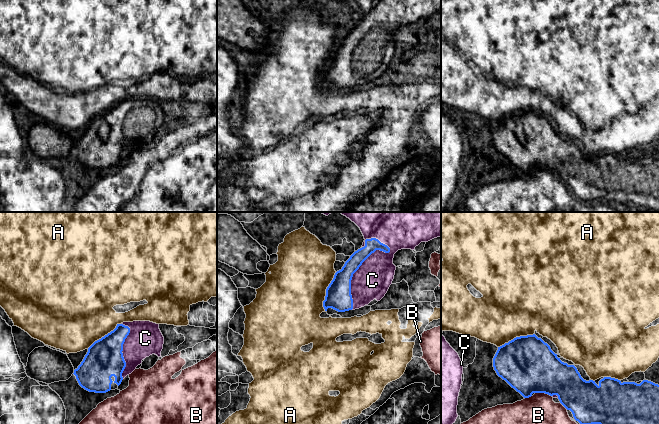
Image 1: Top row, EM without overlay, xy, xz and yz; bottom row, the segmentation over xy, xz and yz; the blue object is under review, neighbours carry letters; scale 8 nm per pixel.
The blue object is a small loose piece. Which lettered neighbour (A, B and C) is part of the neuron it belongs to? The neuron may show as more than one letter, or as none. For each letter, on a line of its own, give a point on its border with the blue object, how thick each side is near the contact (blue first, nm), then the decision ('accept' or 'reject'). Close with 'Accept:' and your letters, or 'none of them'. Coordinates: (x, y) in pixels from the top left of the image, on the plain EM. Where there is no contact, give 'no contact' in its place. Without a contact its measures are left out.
A: meets blue in xz at (326, 67); 200 nm thick on the blue side, 480 nm on the other; reject
B: meets blue in yz at (543, 168); 440 nm thick on the blue side, 420 nm on the other; reject
C: meets blue in xz at (361, 40); 180 nm thick on the blue side, 300 nm on the other; accept
Accept: C

